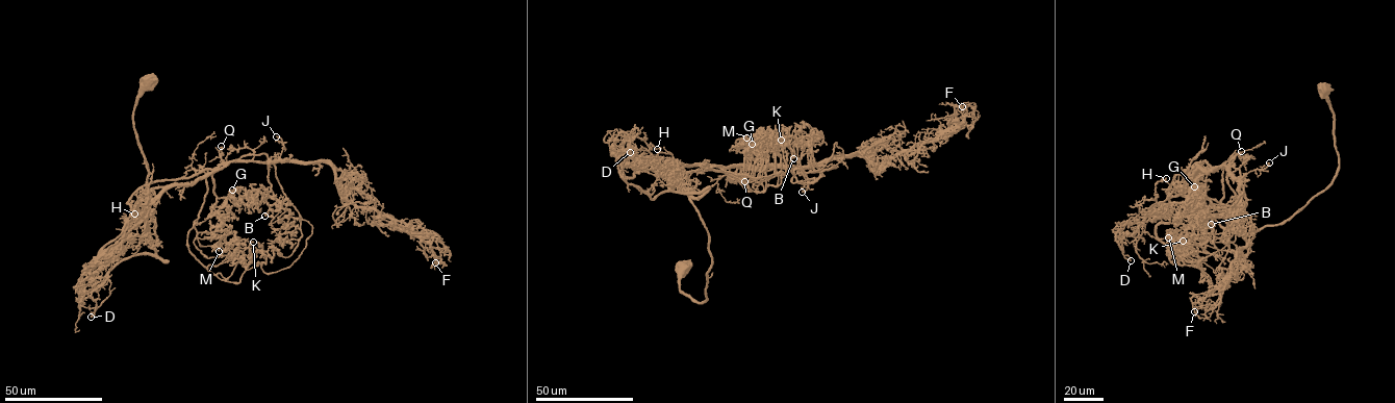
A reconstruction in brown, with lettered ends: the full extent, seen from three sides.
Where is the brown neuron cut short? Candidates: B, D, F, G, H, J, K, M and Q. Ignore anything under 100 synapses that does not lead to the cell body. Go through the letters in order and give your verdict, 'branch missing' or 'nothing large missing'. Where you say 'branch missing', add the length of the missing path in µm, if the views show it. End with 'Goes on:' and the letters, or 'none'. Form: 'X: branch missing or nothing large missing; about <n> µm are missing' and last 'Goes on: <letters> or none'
B: nothing large missing
D: nothing large missing
F: nothing large missing
G: nothing large missing
H: nothing large missing
J: nothing large missing
K: nothing large missing
M: nothing large missing
Q: nothing large missing
Goes on: none

